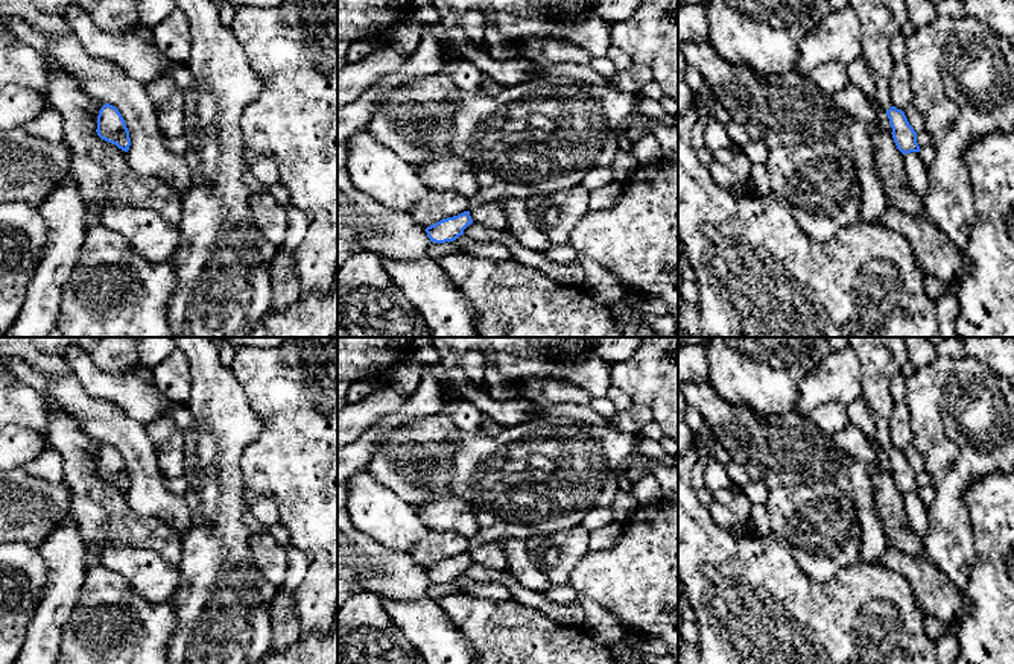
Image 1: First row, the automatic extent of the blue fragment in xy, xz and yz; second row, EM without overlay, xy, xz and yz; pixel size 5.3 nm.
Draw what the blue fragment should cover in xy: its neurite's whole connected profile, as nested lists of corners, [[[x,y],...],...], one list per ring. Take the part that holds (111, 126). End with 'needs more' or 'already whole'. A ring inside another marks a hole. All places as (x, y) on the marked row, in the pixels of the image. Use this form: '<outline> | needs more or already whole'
[[[105,103],[97,115],[97,135],[128,152],[131,146],[129,131],[119,109]]] | already whole

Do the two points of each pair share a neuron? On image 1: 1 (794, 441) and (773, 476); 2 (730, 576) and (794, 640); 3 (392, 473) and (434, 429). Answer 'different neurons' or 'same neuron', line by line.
1: same neuron
2: same neuron
3: same neuron

